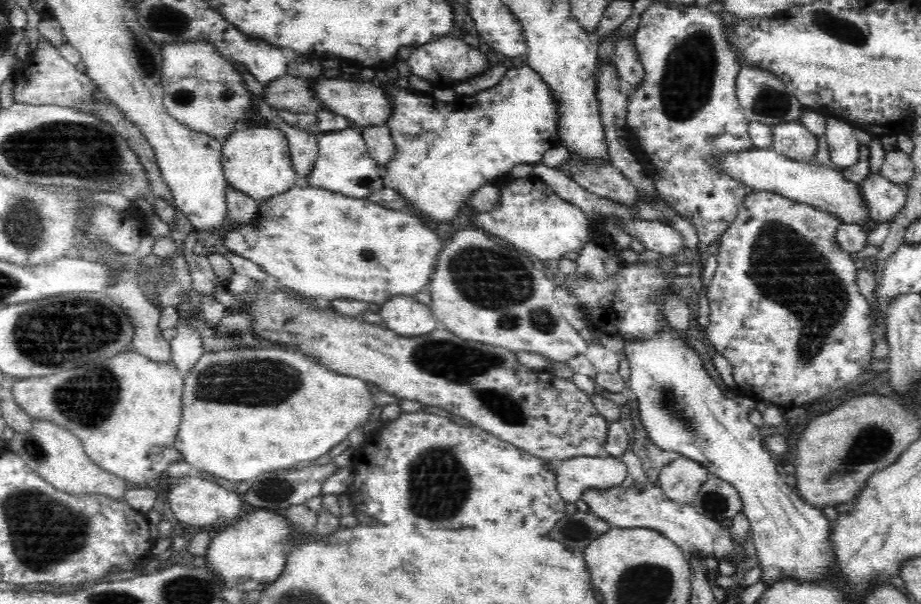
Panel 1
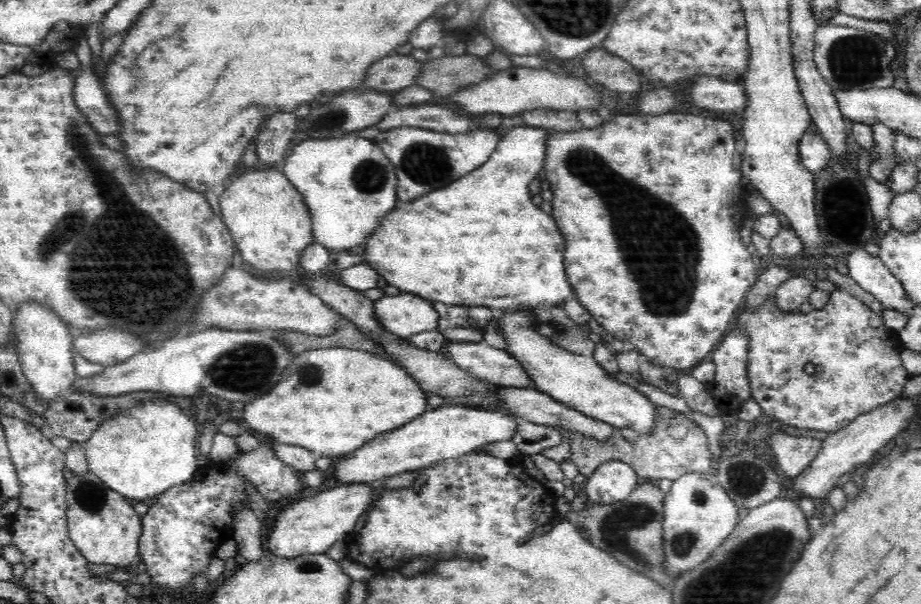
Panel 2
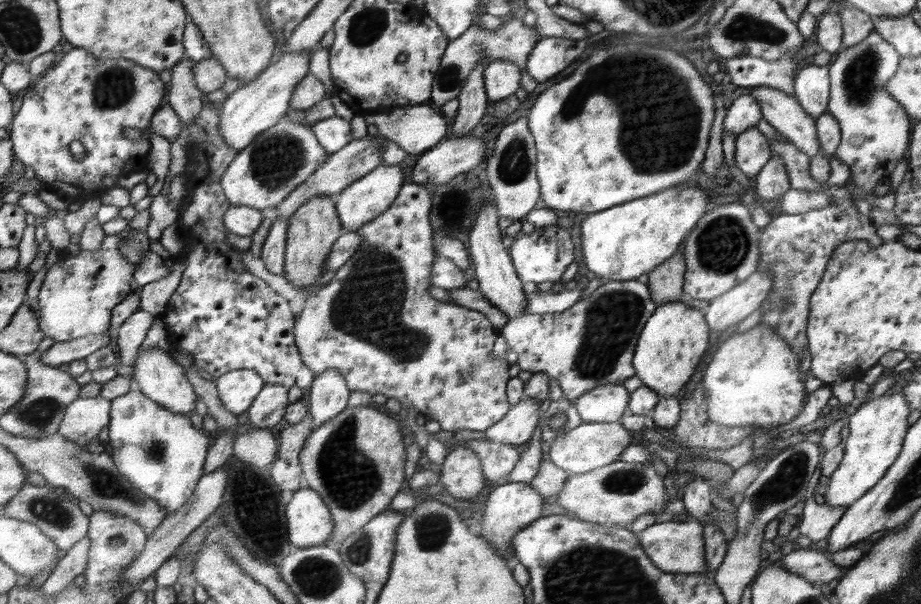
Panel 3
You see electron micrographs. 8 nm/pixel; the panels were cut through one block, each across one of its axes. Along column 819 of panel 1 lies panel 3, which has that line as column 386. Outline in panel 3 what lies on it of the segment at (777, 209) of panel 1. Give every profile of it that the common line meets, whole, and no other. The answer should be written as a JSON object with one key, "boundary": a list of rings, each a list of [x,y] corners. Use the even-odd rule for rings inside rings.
{"boundary":[[[408,183],[401,188],[400,194],[393,200],[389,212],[384,212],[366,223],[366,226],[360,226],[355,234],[361,237],[362,243],[352,257],[335,271],[334,277],[318,291],[308,295],[304,308],[300,315],[297,315],[295,326],[295,336],[298,349],[301,352],[301,360],[305,362],[306,368],[316,375],[329,371],[334,368],[342,372],[346,378],[349,388],[352,392],[370,392],[370,394],[384,394],[386,398],[395,398],[401,406],[414,406],[414,410],[424,414],[428,420],[436,420],[440,423],[441,436],[452,434],[456,431],[487,431],[493,424],[500,422],[509,412],[512,406],[509,398],[506,398],[506,384],[509,384],[510,376],[508,370],[502,368],[500,359],[493,358],[493,348],[496,336],[492,322],[488,322],[488,317],[477,309],[468,310],[465,305],[456,302],[440,301],[433,298],[428,292],[432,284],[432,268],[434,260],[437,258],[436,248],[433,241],[434,231],[429,221],[429,214],[432,200],[431,193],[424,184]]]}

